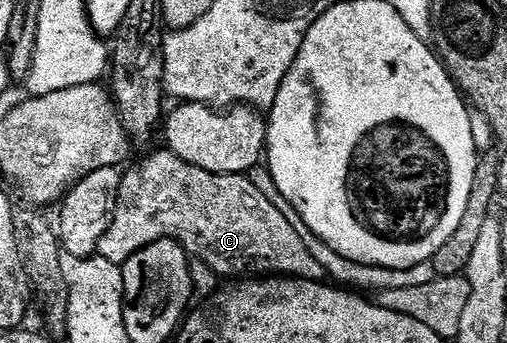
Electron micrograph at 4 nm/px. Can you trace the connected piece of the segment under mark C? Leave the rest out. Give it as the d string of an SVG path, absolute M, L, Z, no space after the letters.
M155 151L145 154L145 159L137 167L121 174L112 220L106 233L102 233L102 241L98 241L96 246L99 258L122 265L134 253L154 241L175 239L193 260L209 267L217 277L244 277L252 272L317 281L325 278L324 267L318 265L310 249L306 249L302 237L298 237L298 229L294 229L294 225L290 225L290 221L282 217L282 212L248 180L247 175L206 173L206 169L198 169L198 165L182 161L182 157L178 157L173 151Z

